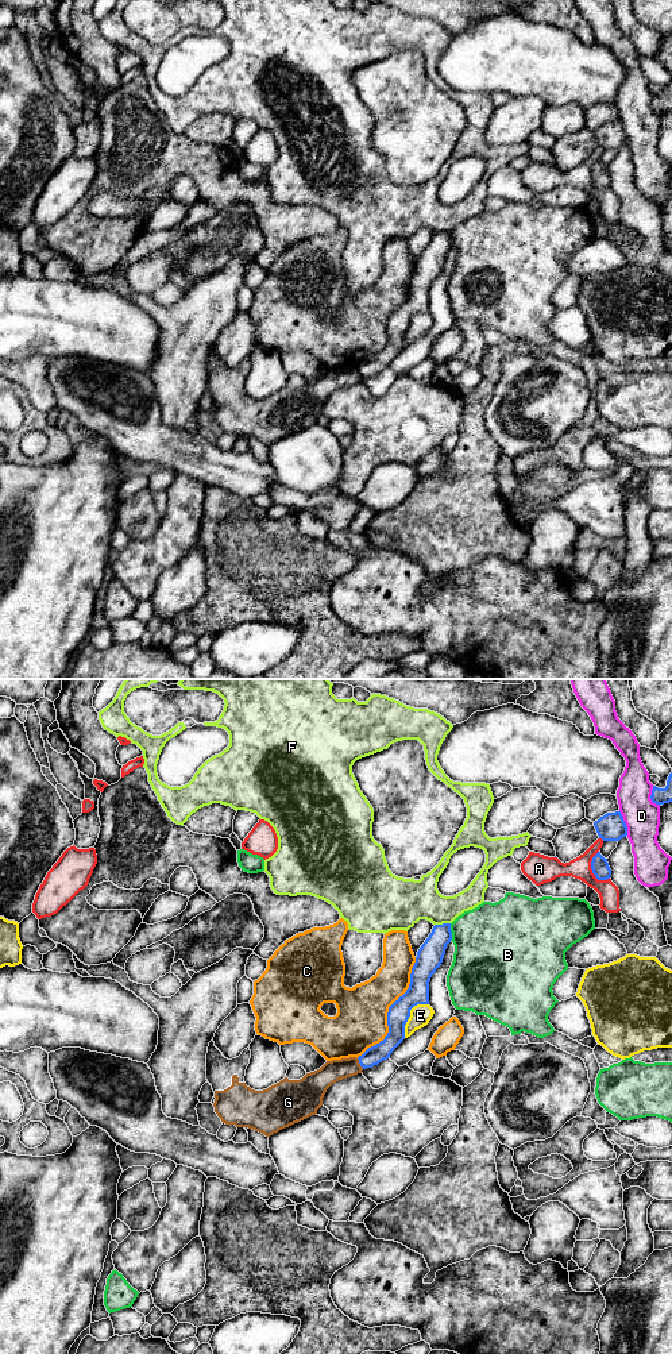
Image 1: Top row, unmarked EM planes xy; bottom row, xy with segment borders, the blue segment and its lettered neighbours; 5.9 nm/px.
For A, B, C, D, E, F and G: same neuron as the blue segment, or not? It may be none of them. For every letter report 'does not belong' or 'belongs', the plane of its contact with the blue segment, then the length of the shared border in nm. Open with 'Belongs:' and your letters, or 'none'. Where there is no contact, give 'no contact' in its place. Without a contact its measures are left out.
Belongs: none
A: does not belong; contact in xy; length 190 nm
B: does not belong; contact in xy; length 100 nm
C: does not belong; contact in xy; length 700 nm
D: does not belong; contact in xy; length 160 nm
E: does not belong; contact in xy; length 260 nm
F: does not belong; contact in xy; length 100 nm
G: does not belong; contact in xy; length 80 nm

